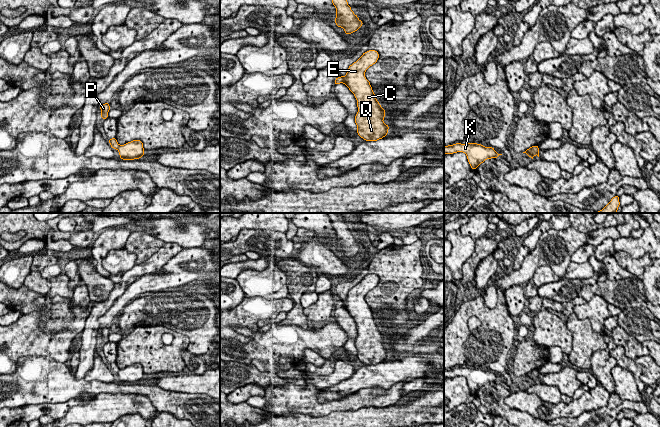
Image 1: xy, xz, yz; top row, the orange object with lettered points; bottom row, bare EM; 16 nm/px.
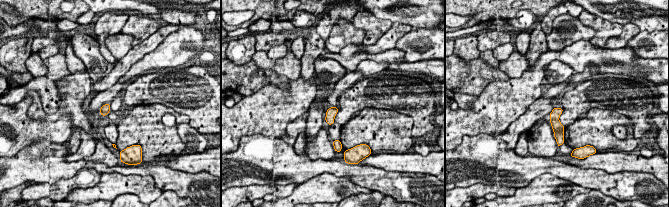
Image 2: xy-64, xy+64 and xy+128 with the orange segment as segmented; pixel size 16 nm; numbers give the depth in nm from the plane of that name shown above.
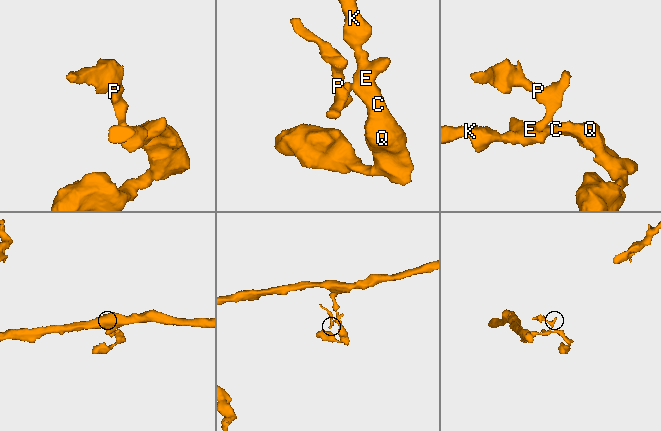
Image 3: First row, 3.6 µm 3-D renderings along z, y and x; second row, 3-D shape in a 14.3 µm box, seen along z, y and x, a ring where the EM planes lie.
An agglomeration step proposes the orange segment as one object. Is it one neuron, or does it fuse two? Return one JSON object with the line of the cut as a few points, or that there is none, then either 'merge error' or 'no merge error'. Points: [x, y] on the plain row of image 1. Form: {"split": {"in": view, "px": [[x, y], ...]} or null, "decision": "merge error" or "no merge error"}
{"split": {"in": "xy", "px": [[120, 369], [117, 373]]}, "decision": "merge error"}

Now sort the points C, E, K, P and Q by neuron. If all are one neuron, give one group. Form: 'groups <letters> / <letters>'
groups C E K Q / P

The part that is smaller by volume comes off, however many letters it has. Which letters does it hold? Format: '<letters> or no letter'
P

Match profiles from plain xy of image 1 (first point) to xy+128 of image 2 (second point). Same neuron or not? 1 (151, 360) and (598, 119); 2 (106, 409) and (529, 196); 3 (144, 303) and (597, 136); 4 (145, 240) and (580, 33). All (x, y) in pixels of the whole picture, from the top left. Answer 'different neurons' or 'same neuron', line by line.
1: same neuron
2: same neuron
3: different neurons
4: different neurons

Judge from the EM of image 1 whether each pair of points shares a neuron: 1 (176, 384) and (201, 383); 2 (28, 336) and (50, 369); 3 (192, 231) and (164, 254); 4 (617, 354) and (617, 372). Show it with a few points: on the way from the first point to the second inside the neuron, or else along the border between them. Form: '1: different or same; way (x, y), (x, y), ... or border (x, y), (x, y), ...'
1: same; way (182, 383), (195, 383)
2: different; border (18, 358), (49, 356), (63, 363)
3: different; border (165, 242), (176, 242), (183, 247)
4: different; border (617, 365), (629, 370), (635, 381)

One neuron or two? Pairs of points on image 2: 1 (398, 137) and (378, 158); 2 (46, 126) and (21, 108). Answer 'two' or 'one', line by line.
1: two
2: one

